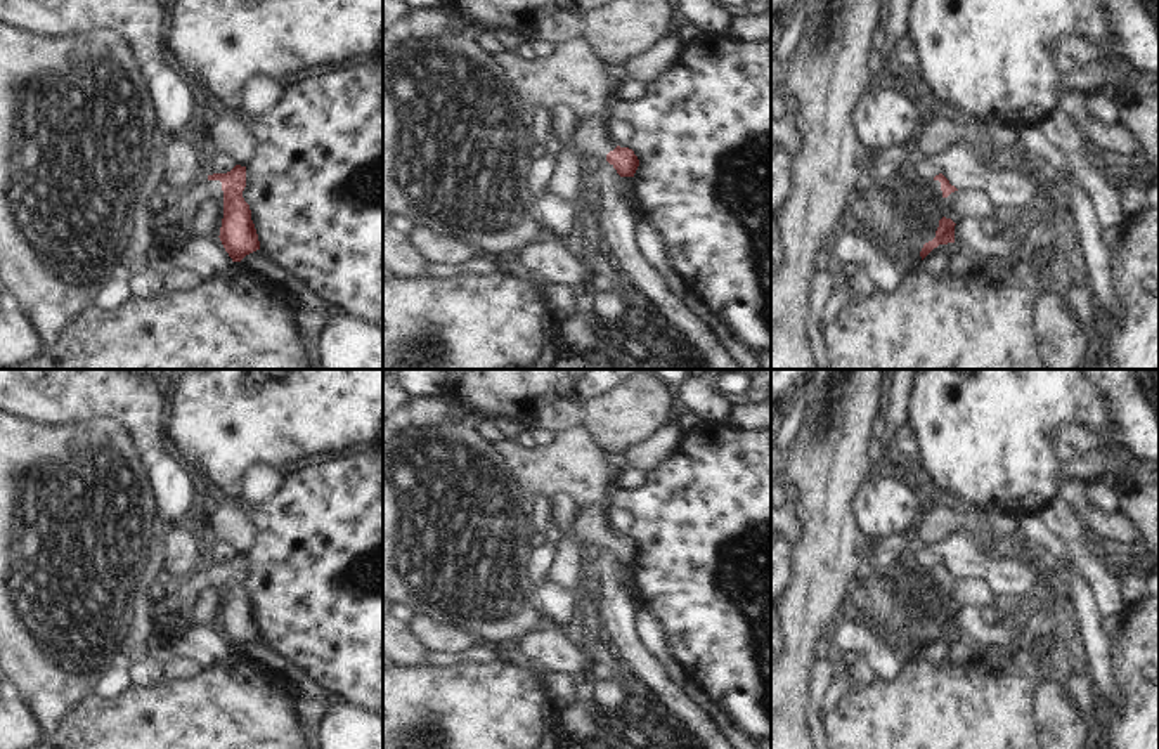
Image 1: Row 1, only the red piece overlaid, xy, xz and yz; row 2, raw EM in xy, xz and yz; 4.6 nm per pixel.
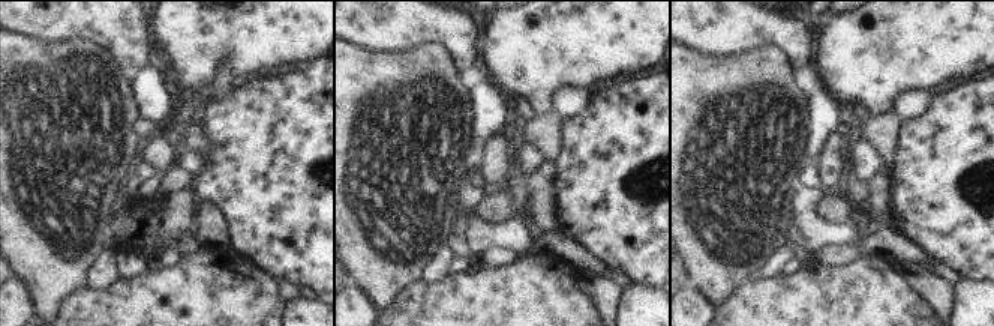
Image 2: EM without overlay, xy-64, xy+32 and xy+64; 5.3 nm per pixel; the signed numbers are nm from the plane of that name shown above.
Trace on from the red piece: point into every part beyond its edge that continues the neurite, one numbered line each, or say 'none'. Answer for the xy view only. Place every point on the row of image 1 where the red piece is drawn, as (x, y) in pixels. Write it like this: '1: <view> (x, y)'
1: xy (177, 221)

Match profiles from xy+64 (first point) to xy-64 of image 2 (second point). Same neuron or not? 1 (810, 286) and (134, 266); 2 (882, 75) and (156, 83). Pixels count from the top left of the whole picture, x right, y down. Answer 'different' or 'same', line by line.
1: different
2: different

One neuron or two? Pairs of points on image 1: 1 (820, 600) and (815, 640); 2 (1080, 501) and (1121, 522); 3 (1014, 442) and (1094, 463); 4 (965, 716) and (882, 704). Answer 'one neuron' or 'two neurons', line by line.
1: one neuron
2: one neuron
3: one neuron
4: one neuron

